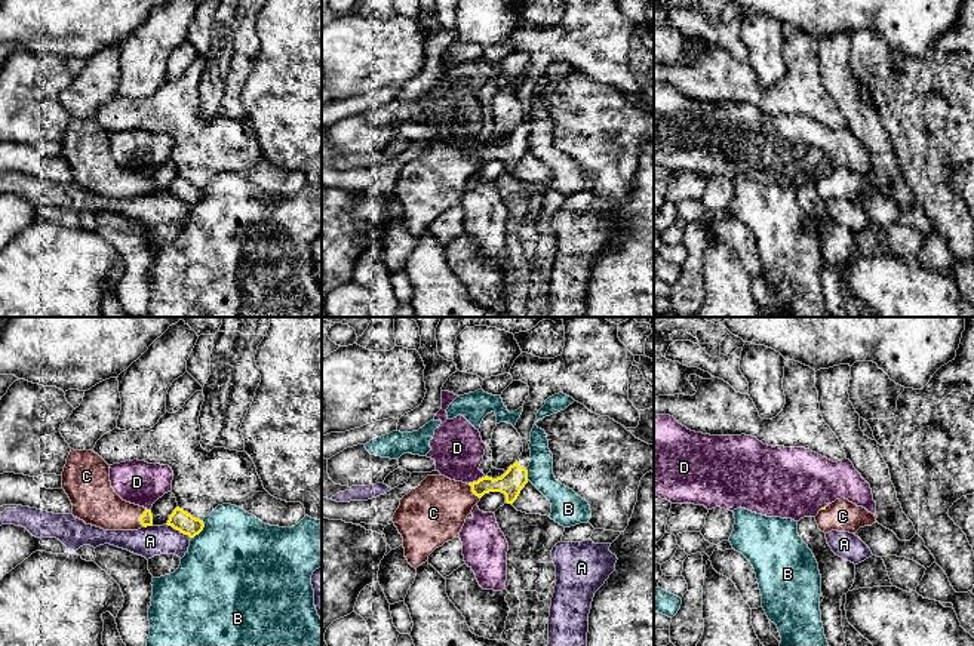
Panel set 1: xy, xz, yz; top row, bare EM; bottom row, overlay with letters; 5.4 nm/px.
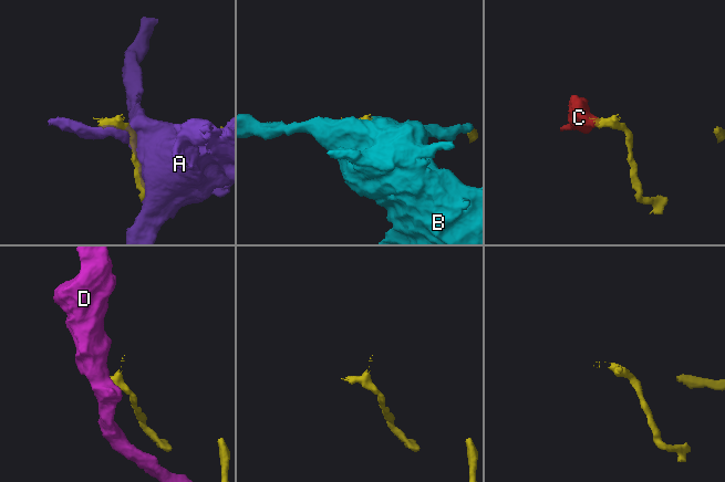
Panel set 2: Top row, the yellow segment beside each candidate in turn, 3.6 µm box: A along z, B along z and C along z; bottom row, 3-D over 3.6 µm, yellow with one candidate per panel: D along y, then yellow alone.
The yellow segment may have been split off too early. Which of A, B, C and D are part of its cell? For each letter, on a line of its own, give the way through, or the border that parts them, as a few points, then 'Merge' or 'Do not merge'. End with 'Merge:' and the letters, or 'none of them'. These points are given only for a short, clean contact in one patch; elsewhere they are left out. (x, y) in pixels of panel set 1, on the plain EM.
A: Do not merge
B: Do not merge
C: Path across: xy (146, 187), (140, 185), (114, 182), (97, 172). Merge
D: Boundary: xz (485, 144), (467, 151). Do not merge
Merge: C

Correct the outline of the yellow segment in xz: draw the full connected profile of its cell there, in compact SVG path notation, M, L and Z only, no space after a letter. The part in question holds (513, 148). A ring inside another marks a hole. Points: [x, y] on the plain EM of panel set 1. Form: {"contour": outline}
{"contour": "M565 0L563 19L554 27L522 21L510 37L513 49L529 55L514 93L522 105L522 123L501 145L485 144L467 153L442 142L427 144L405 163L393 191L403 206L408 231L417 237L436 216L460 206L467 184L485 162L501 160L507 172L517 167L528 151L531 99L549 65L563 61L596 83L636 96L640 83L629 68L633 30L618 0Z"}

